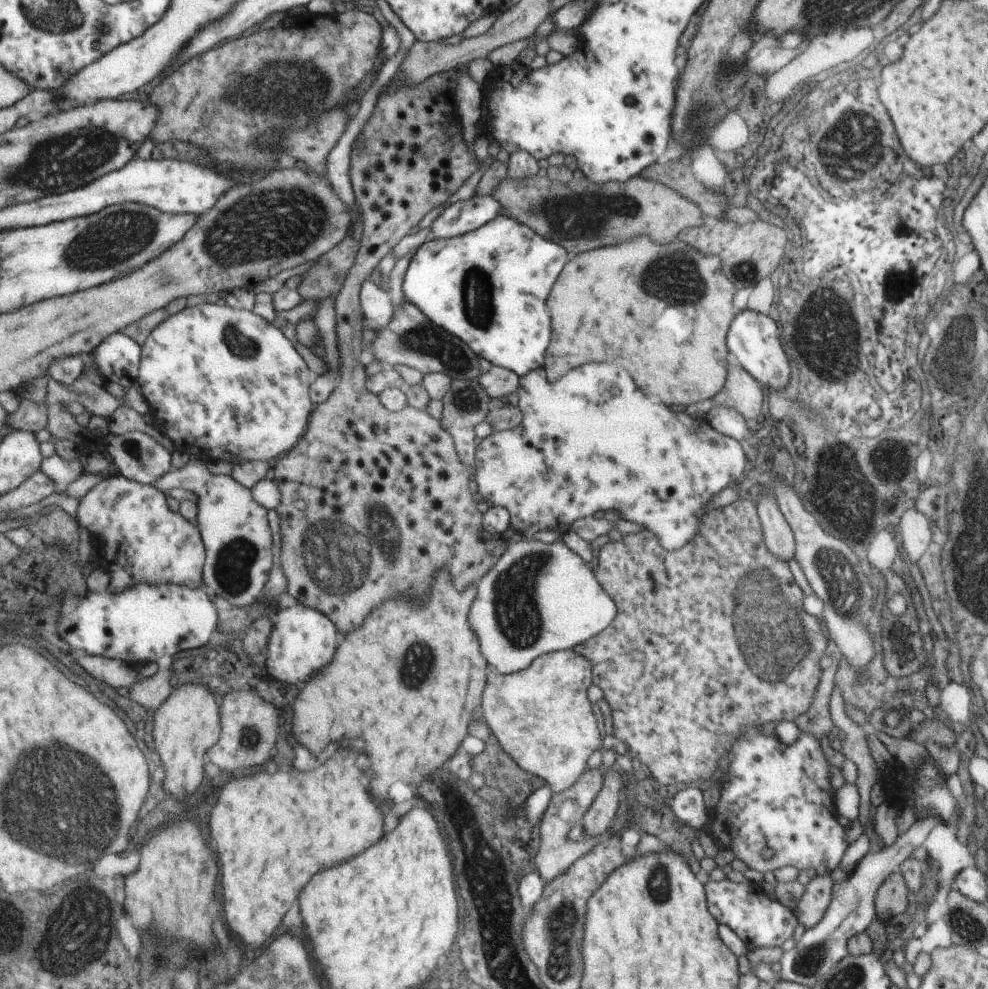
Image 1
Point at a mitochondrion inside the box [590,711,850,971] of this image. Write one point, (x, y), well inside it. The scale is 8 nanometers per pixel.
(659, 885)

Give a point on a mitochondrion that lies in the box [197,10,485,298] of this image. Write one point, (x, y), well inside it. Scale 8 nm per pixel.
(282, 222)

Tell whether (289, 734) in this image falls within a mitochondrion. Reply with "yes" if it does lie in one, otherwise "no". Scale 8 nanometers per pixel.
no

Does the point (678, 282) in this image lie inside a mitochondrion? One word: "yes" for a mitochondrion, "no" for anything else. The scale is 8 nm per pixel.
yes

